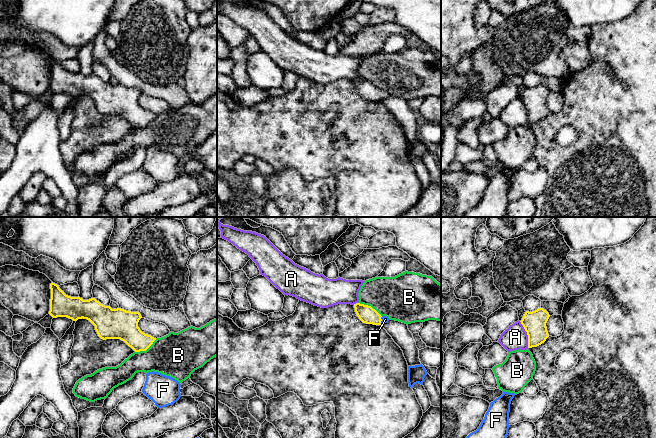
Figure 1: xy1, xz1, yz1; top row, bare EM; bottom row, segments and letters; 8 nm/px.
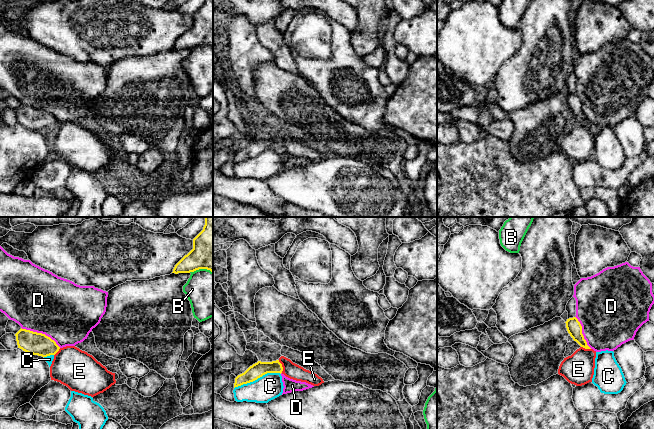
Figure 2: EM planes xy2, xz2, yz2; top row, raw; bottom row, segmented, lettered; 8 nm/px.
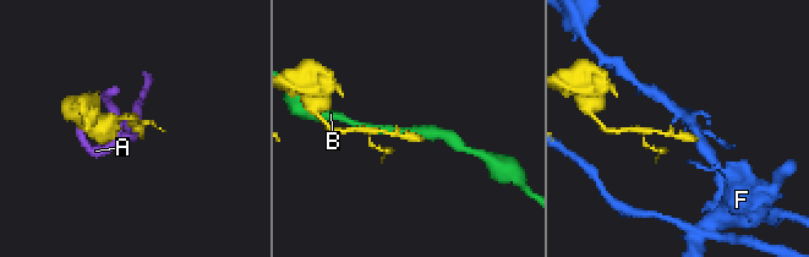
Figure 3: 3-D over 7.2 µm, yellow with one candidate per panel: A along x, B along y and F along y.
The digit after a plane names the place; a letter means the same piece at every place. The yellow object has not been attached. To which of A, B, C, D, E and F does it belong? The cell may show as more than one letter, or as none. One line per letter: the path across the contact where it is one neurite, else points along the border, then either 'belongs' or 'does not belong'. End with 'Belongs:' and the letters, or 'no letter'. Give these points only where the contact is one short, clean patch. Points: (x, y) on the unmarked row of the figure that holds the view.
A: does not belong
B: does not belong
C: border along xz2 (280, 149), (265, 149), (252, 157), (234, 164); does not belong
D: does not belong
E: border along xz2 (278, 136), (281, 140), (282, 148); does not belong
F: runs through xz1 (368, 91), (381, 96), (385, 95); belongs
Belongs: F

